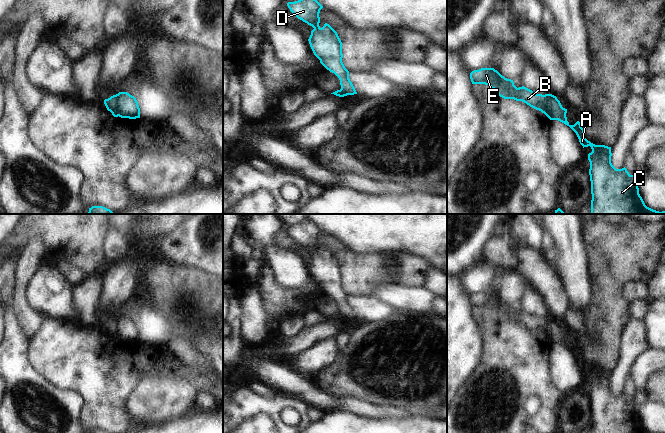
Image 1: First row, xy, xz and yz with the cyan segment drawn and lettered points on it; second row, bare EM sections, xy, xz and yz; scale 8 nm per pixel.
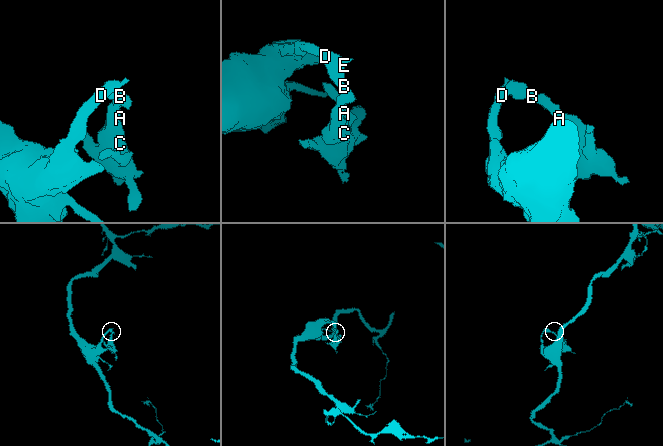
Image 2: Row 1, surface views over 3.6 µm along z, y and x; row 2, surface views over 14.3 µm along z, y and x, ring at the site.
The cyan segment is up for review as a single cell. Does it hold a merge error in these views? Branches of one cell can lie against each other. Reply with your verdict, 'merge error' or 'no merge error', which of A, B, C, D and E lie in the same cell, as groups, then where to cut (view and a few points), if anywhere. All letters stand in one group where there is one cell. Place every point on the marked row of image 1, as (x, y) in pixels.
merge error; A C / B D E; cut in xy along (116, 94), (118, 98), (118, 115)

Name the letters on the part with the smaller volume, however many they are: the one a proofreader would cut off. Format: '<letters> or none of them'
A, C

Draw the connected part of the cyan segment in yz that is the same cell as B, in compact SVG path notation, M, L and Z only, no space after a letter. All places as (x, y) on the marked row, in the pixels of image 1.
M481 68L470 73L472 84L485 84L496 90L498 95L504 99L522 101L530 107L546 113L546 98L548 94L536 94L532 90L522 86L517 88L513 80L502 76L494 68Z

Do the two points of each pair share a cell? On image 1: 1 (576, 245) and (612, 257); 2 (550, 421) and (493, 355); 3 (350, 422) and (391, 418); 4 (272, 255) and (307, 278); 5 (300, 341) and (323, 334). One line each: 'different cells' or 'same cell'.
1: different cells
2: same cell
3: same cell
4: same cell
5: same cell

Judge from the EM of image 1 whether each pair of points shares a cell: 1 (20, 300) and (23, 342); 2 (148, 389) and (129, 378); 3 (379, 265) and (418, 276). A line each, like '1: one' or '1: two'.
1: two
2: two
3: one

